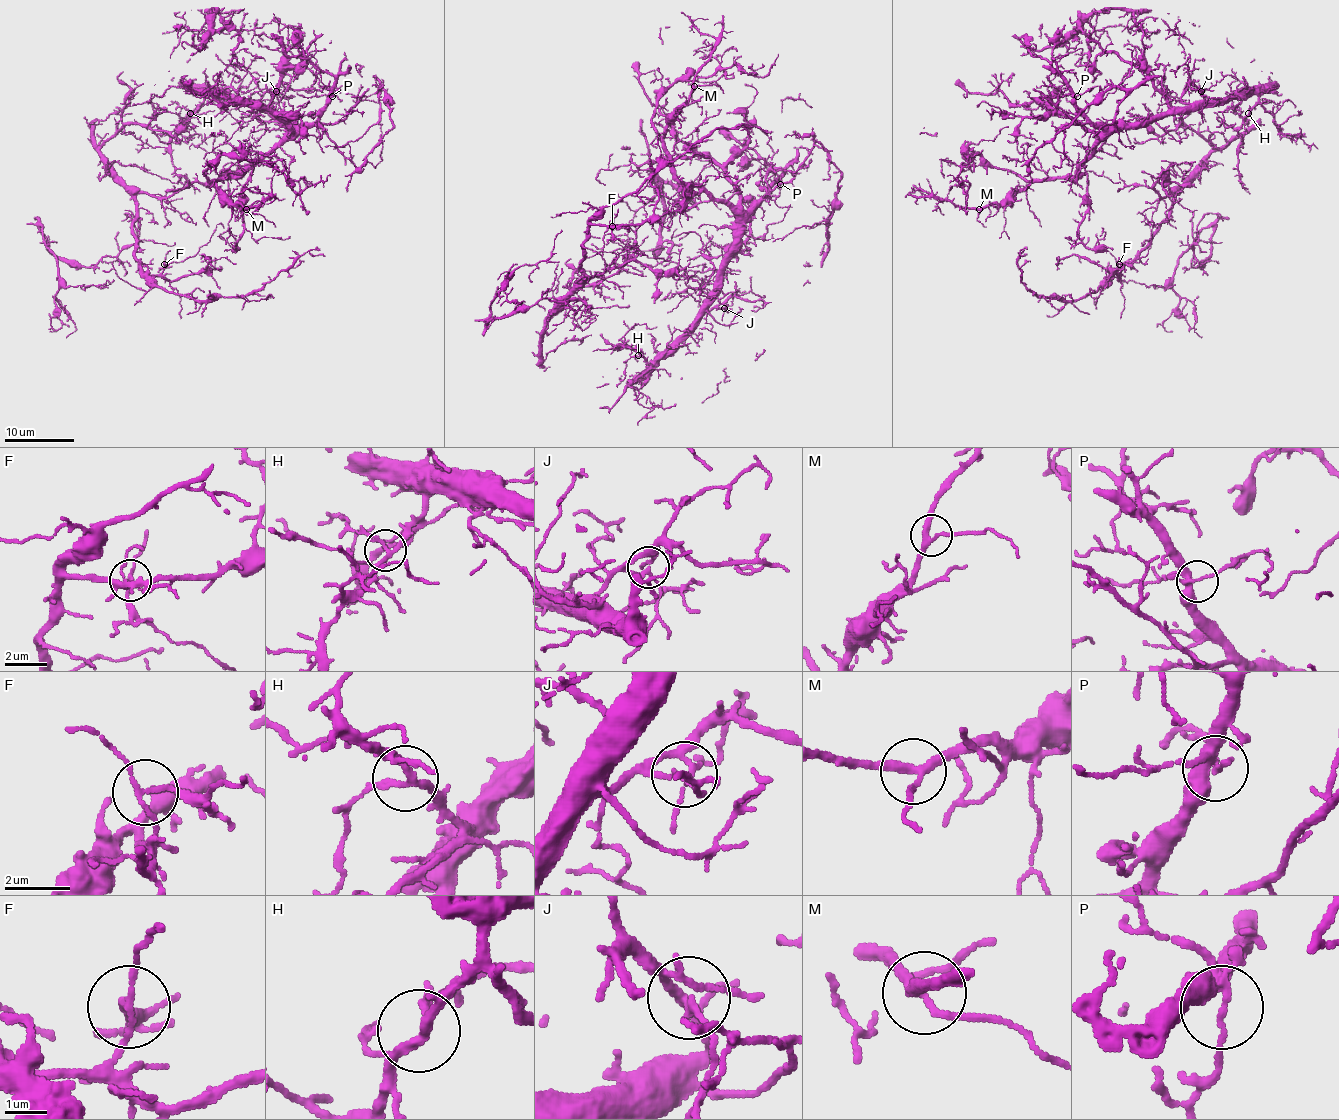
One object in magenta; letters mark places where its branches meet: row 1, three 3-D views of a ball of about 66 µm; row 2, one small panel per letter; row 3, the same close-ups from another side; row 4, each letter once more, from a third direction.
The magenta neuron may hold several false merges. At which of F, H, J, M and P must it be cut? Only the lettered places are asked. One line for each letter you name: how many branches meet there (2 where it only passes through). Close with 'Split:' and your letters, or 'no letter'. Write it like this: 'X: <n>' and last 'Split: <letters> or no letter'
Split: no letter

